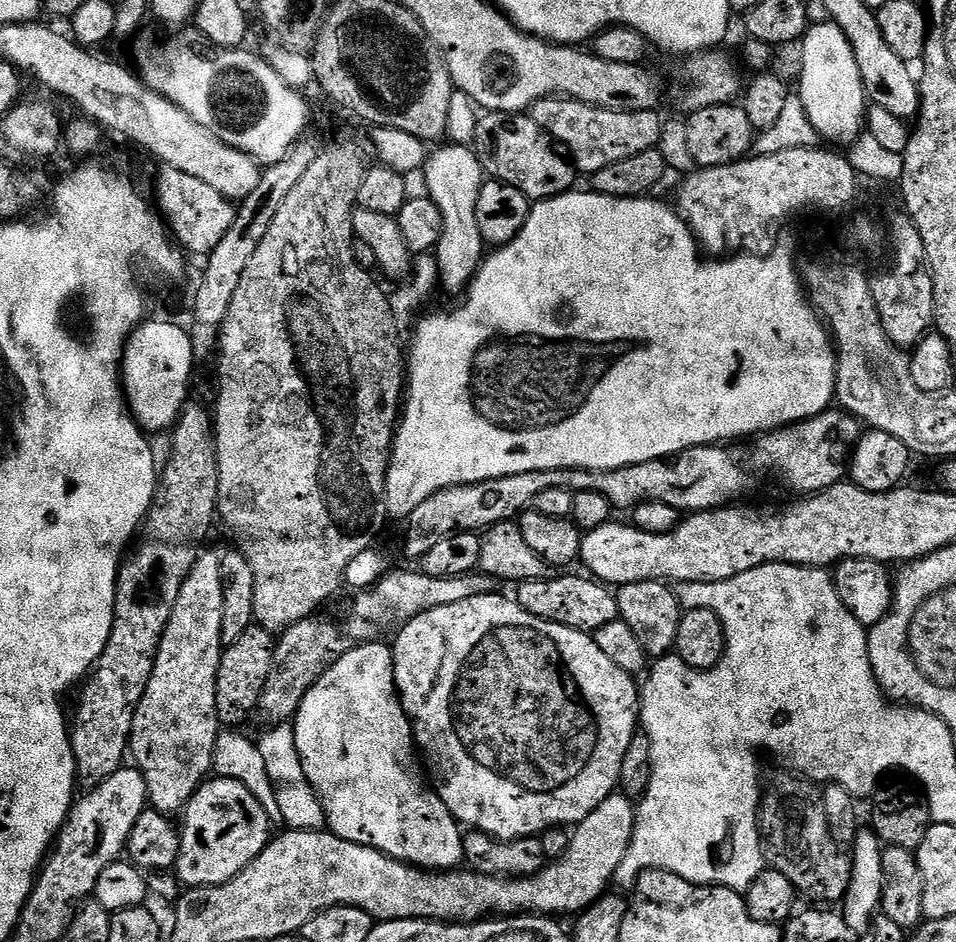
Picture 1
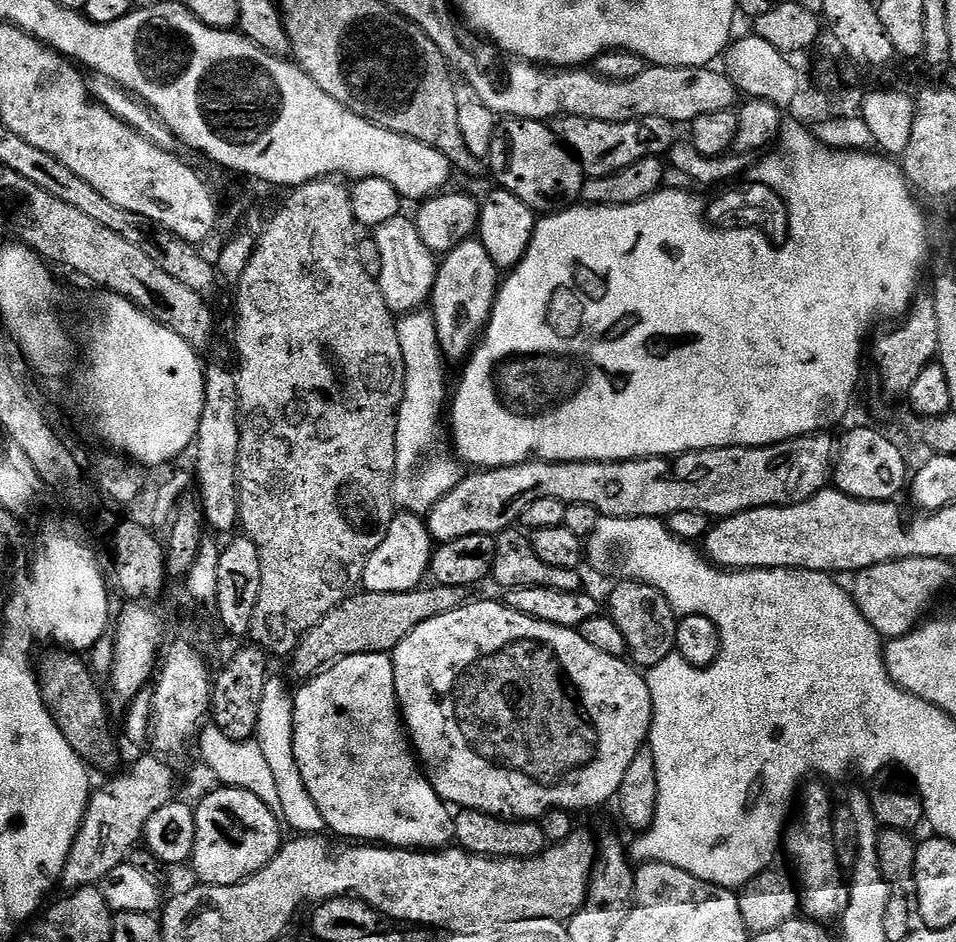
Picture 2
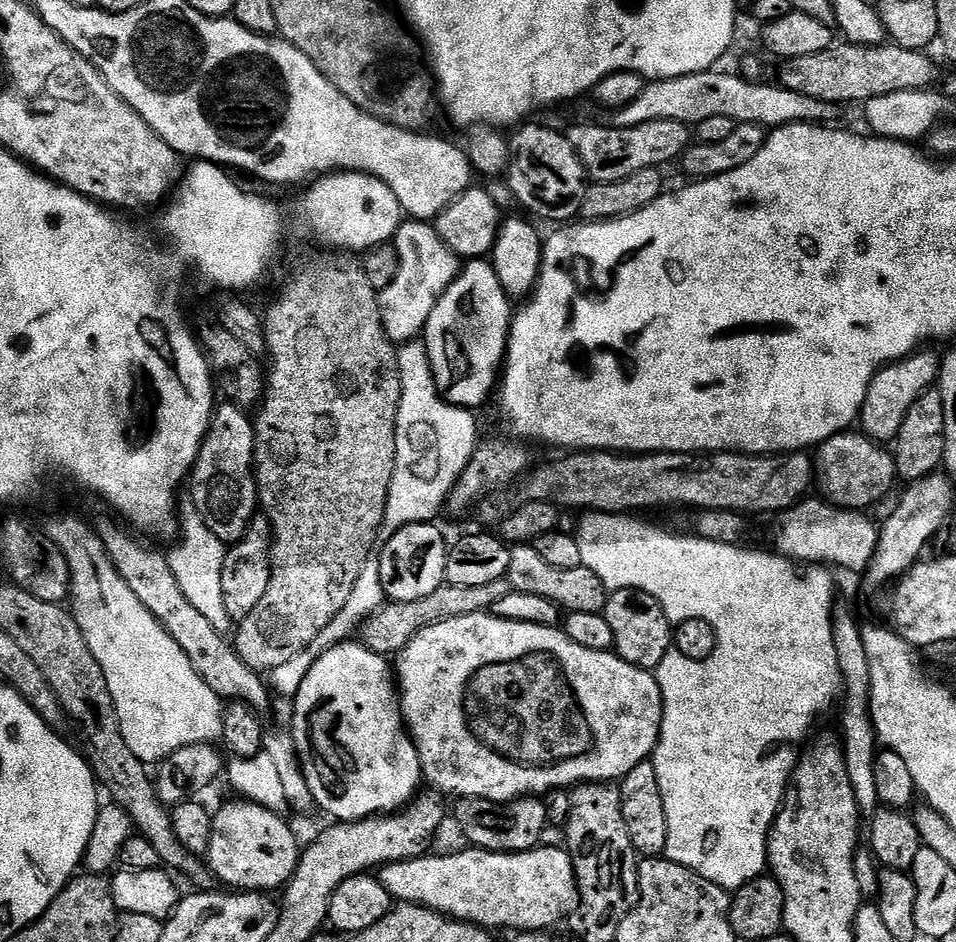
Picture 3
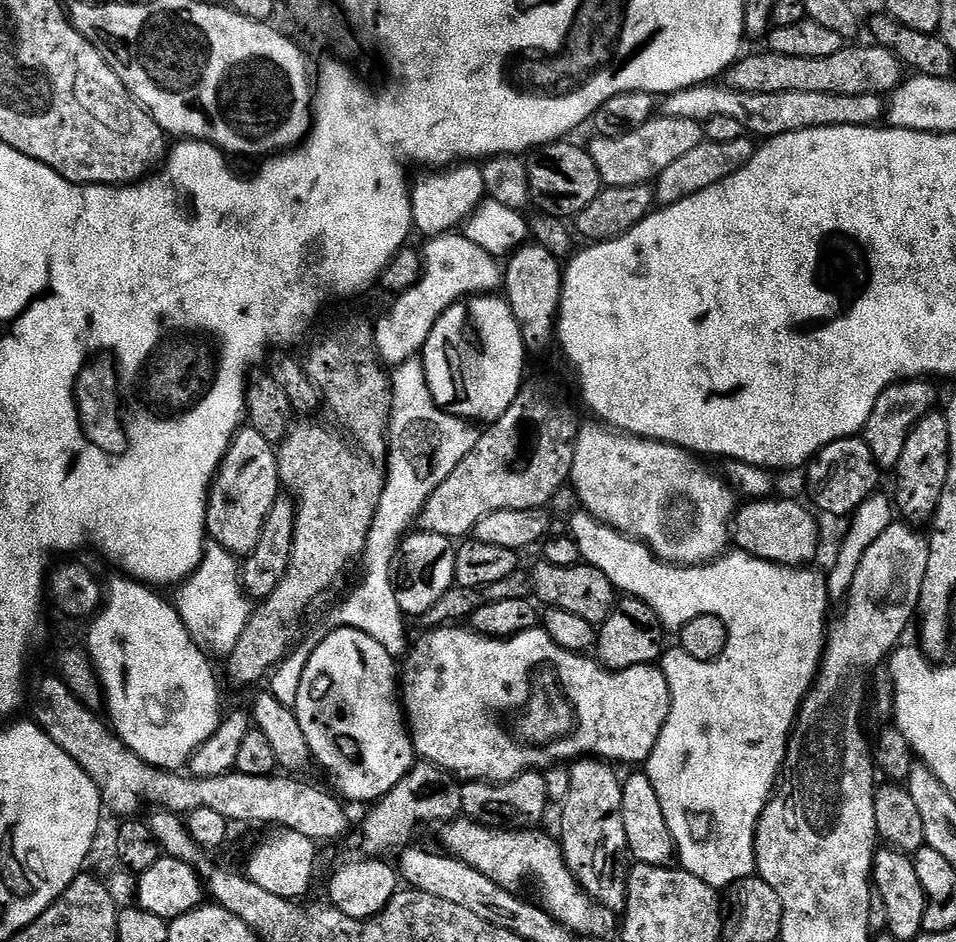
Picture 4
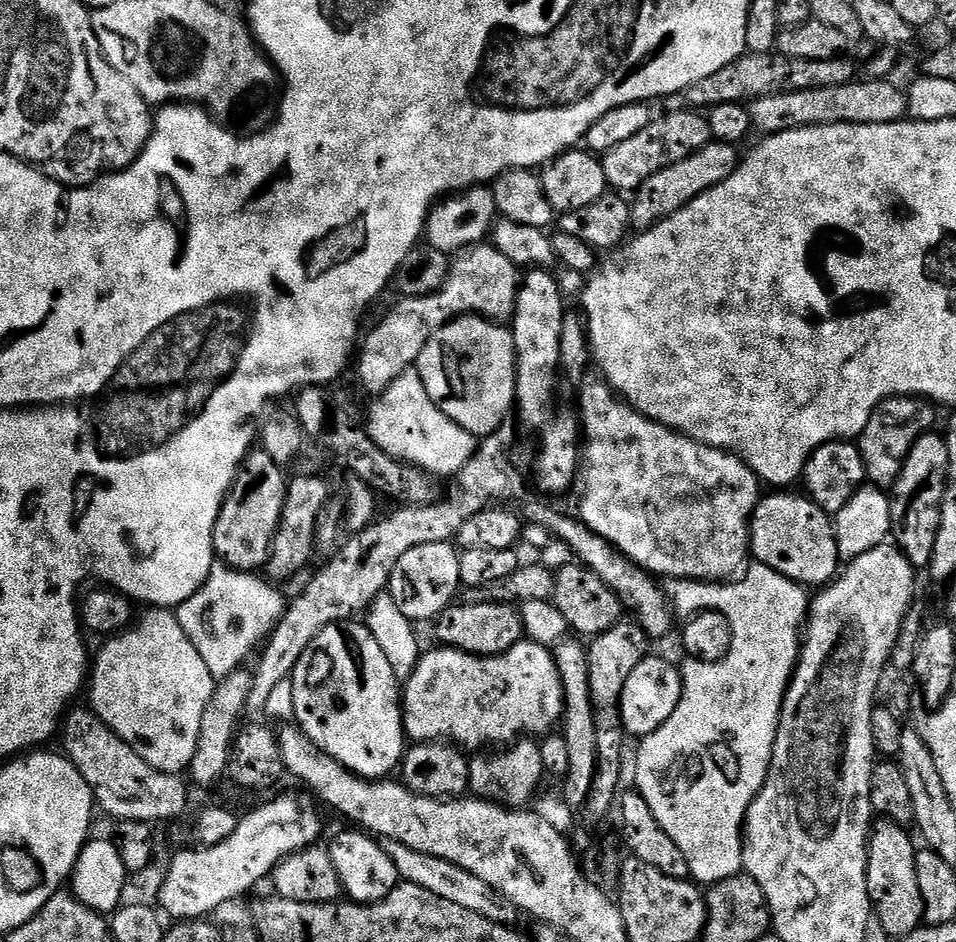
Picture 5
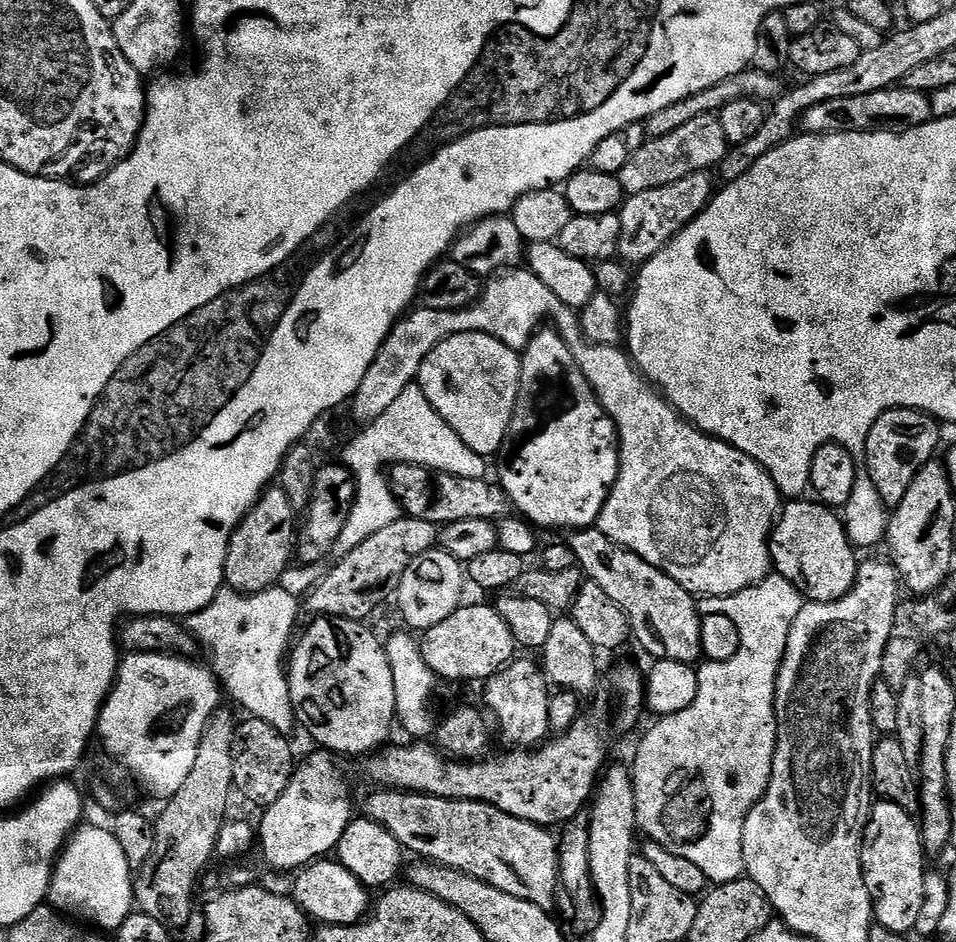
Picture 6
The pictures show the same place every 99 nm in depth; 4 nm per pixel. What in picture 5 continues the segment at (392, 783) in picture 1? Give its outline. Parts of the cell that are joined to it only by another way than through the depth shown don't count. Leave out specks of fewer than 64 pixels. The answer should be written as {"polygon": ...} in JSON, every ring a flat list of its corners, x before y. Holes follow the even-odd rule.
{"polygon":[[356,623,326,626,302,654,290,677,295,723,355,776,382,780,399,769,406,751,402,684,372,631]]}

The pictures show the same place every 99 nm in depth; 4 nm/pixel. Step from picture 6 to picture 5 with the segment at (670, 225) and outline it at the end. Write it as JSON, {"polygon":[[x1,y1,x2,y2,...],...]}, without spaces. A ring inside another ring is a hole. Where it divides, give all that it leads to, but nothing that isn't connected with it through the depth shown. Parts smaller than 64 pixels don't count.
{"polygon":[[713,142,694,155,679,160,651,176,631,201,633,227,640,232,649,231,653,226,673,216,678,210,682,210,694,198,706,194,706,190,726,182,726,178,736,173,736,167,742,159,741,153,736,152,739,151,735,144]]}

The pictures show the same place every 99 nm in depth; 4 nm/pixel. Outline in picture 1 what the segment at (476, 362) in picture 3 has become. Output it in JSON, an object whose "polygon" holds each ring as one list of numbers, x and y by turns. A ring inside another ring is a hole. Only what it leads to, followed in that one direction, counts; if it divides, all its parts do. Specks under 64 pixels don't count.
{"polygon":[[451,142,444,145,445,148,440,148,437,152,427,153,422,175,424,184,428,187,428,199,434,202,434,206,438,206,442,214,440,240,434,249,436,265,440,271,439,283,448,292,463,293,486,255,486,245,478,230,476,213,478,194,484,185,486,173,471,147]]}

